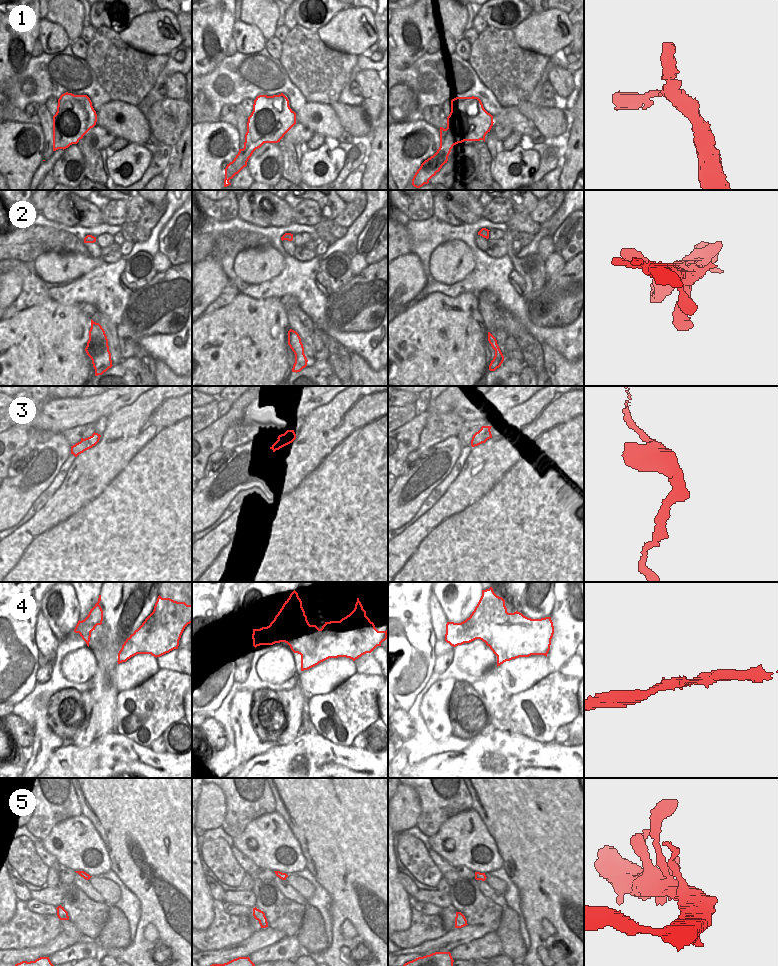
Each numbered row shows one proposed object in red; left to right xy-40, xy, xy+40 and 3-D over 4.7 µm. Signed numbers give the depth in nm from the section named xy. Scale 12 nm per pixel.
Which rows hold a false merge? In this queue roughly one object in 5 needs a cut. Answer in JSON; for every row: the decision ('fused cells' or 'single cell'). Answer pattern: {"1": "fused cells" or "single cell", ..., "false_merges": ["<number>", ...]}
{"1": "single cell", "2": "single cell", "3": "fused cells", "4": "single cell", "5": "single cell", "false_merges": ["3"]}

